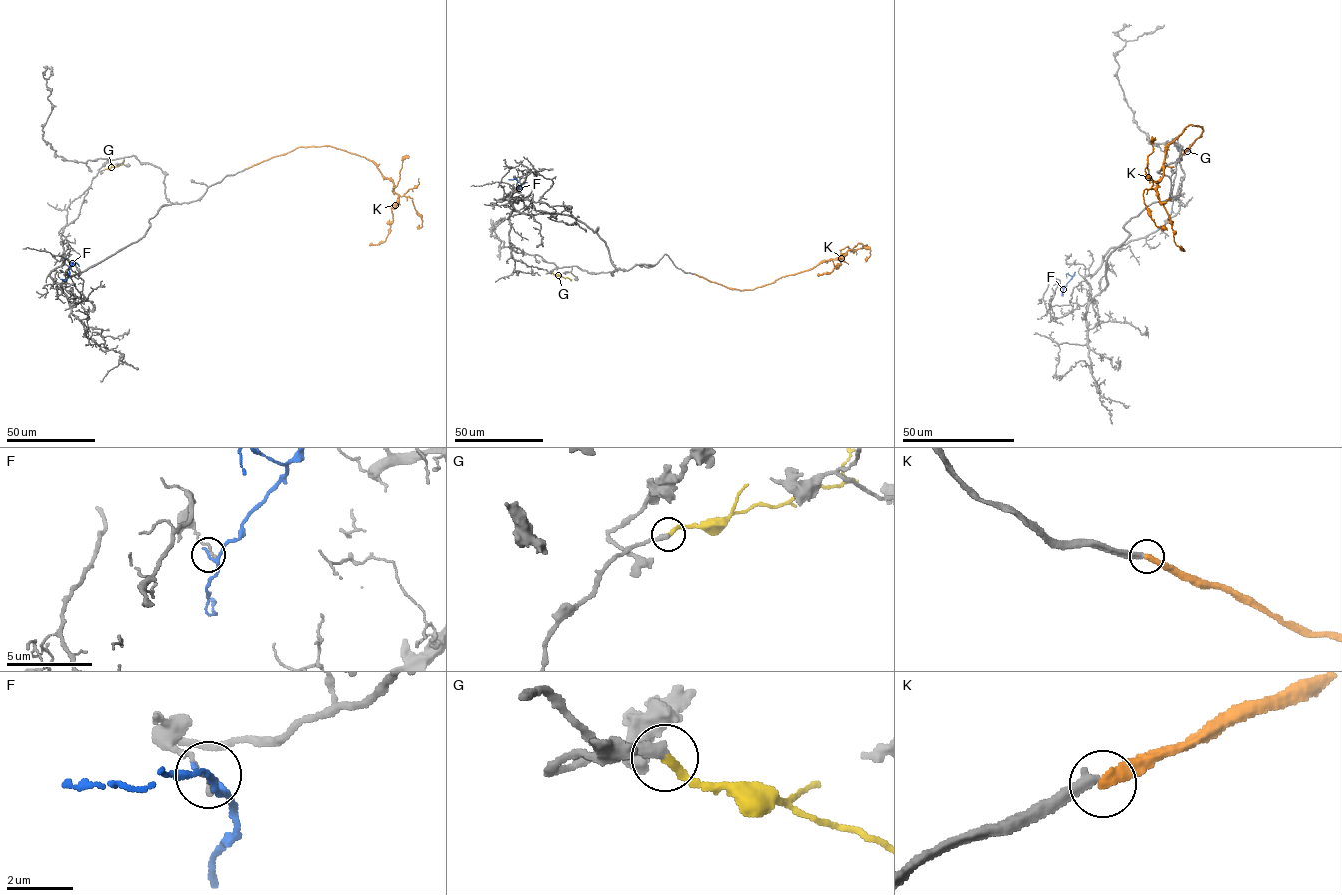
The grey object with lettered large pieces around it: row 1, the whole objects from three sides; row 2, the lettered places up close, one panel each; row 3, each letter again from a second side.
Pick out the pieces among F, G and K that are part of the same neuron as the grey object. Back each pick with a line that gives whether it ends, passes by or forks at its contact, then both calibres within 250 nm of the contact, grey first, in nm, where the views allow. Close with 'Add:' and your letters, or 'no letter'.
G: It ends there. Thickness 320 nm (grey) against 260 nm
Add: G

